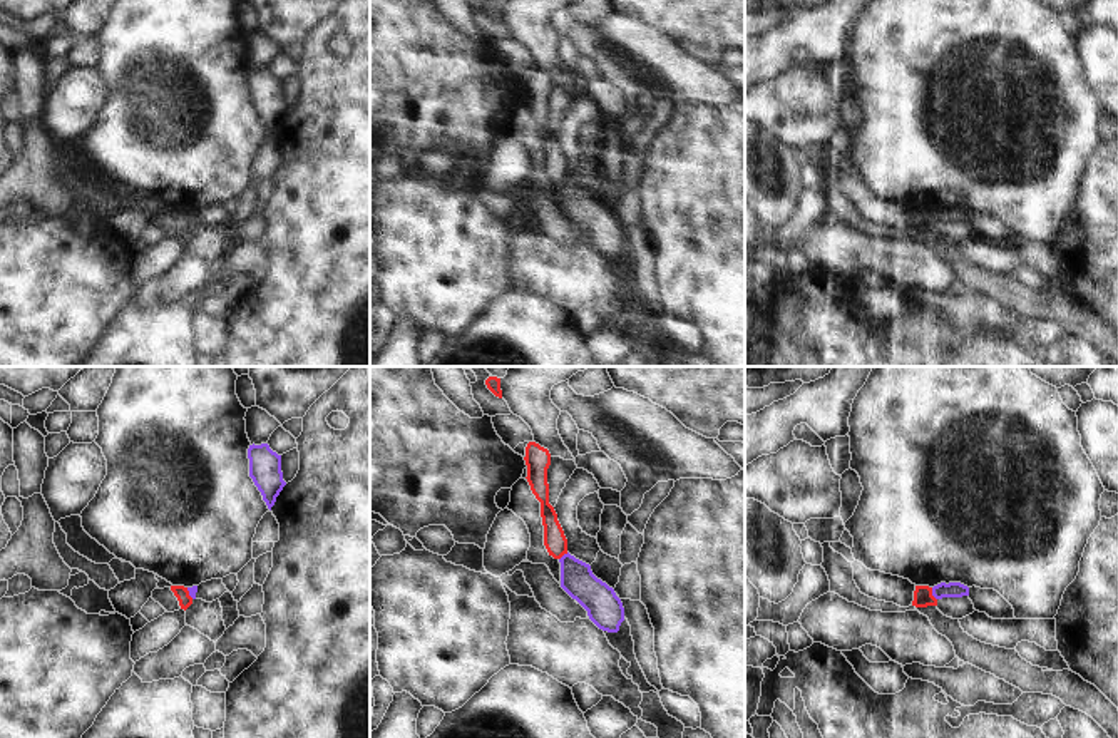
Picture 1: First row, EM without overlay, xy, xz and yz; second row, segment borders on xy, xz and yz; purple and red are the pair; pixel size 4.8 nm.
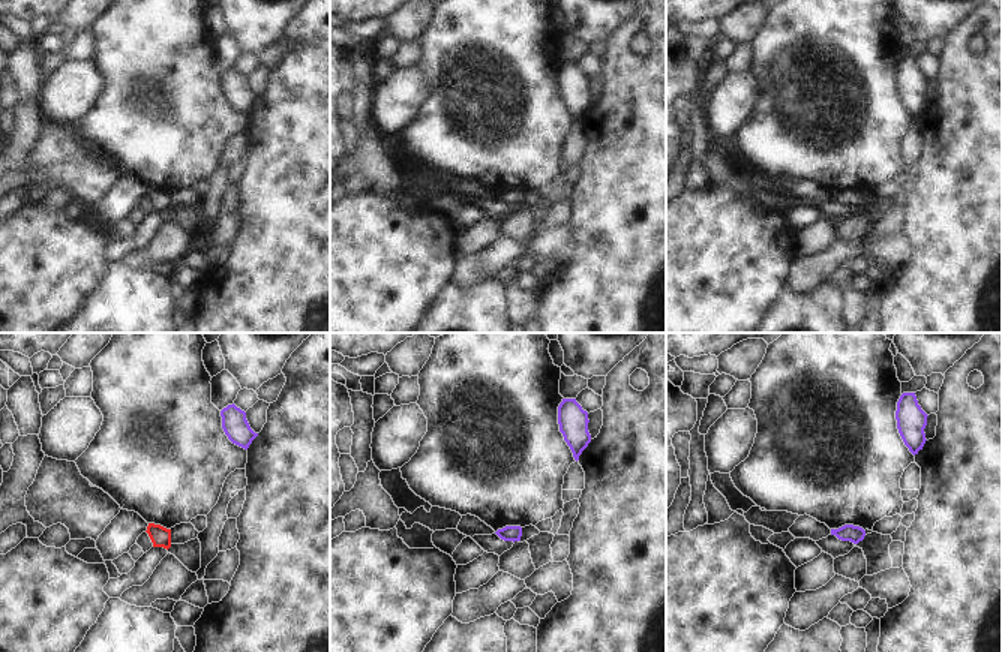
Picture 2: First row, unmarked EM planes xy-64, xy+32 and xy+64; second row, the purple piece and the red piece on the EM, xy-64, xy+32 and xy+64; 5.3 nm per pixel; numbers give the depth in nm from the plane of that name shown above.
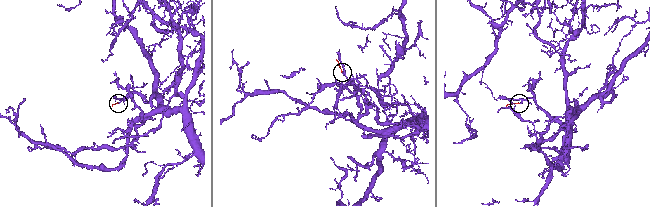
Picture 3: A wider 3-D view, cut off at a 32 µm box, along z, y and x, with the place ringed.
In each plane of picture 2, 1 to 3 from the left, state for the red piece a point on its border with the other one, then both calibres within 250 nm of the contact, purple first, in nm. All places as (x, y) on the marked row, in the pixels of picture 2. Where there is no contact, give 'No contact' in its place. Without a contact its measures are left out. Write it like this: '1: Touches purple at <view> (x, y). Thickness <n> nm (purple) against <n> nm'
1: No contact
2: No contact
3: No contact.

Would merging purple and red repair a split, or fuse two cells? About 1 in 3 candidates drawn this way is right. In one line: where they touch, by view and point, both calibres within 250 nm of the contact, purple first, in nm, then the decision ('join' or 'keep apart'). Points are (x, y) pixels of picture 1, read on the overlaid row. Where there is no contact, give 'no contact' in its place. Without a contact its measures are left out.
contact yz (933, 594); calibres 80 and 100 nm; keep apart

